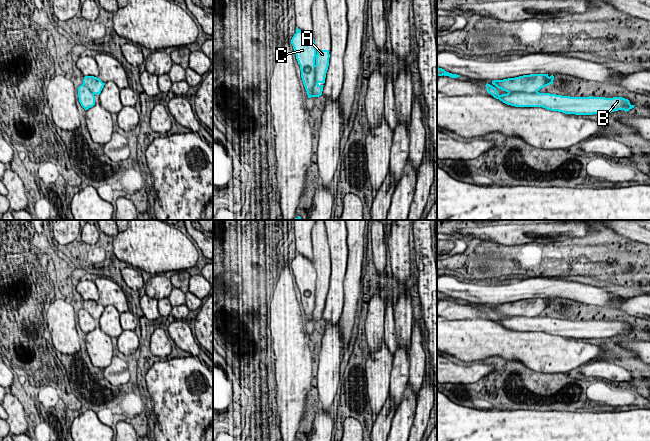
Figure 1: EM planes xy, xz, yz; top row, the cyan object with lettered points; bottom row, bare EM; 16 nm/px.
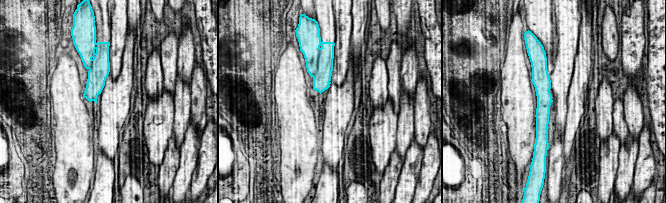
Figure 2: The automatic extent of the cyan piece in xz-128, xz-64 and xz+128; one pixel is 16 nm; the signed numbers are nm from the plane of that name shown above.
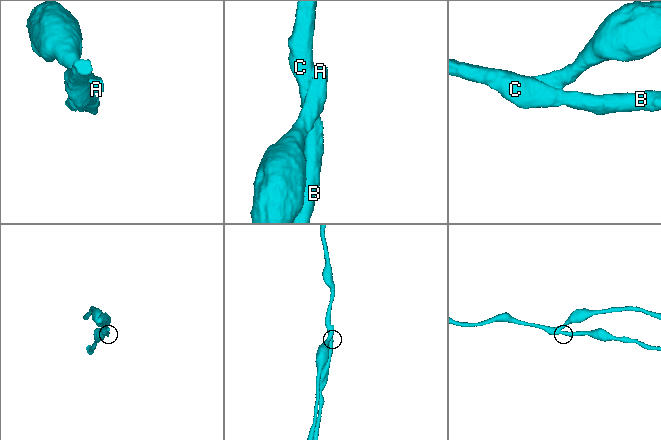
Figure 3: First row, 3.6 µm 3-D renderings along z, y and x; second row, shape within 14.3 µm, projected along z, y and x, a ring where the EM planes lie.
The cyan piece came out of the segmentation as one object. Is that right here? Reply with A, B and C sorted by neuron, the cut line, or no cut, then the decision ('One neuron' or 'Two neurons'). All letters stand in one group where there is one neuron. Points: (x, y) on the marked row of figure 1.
Groups: A / B C. Split along xz (315, 65), (315, 83), (311, 96). Two neurons

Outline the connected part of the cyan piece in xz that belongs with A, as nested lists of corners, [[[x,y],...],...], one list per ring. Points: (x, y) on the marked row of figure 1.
[[[317,50],[315,65],[315,84],[312,89],[312,97],[322,95],[323,84],[325,83],[326,73],[329,66],[329,50]]]

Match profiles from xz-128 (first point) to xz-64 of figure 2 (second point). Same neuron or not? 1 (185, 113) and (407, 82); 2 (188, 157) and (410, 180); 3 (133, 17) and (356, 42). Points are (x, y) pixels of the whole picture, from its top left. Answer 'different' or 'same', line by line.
1: different
2: same
3: same

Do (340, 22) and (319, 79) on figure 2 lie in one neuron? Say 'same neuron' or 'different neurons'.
different neurons

